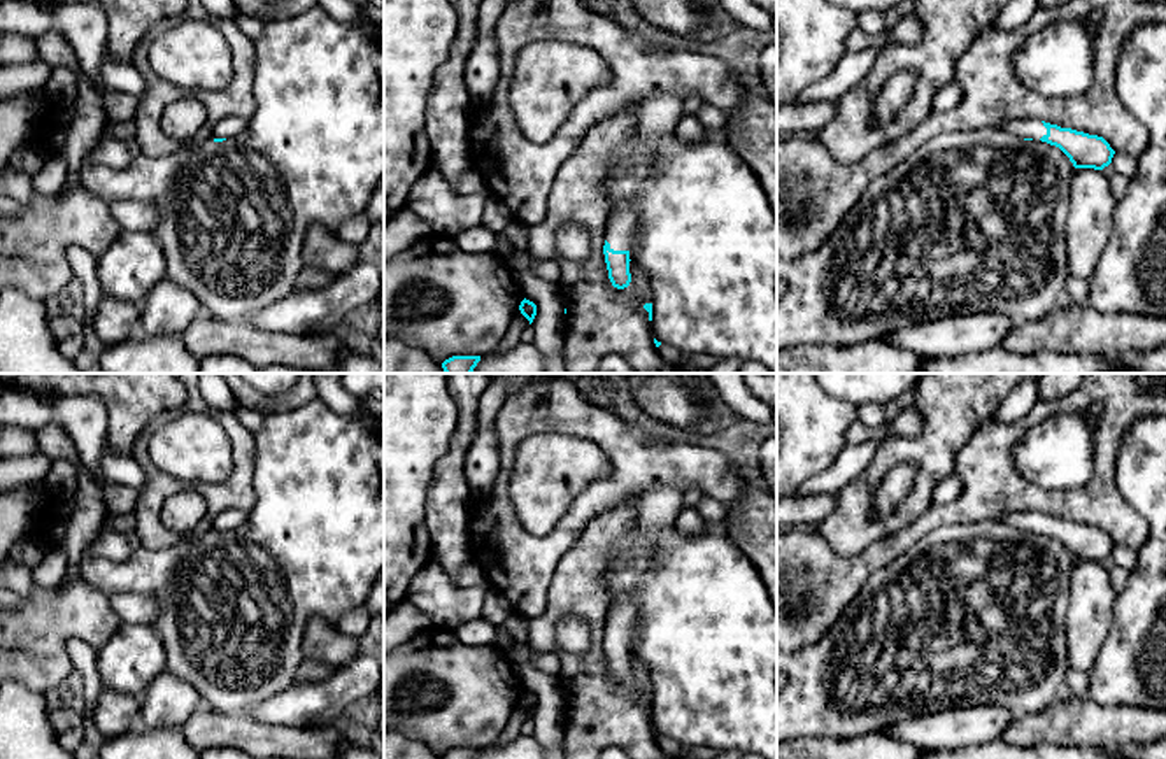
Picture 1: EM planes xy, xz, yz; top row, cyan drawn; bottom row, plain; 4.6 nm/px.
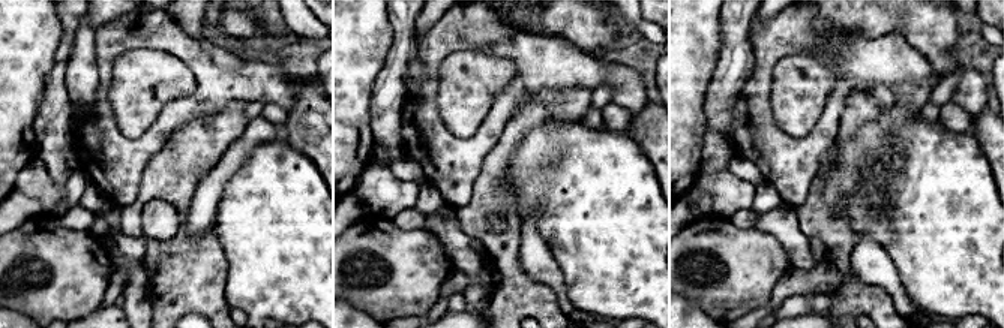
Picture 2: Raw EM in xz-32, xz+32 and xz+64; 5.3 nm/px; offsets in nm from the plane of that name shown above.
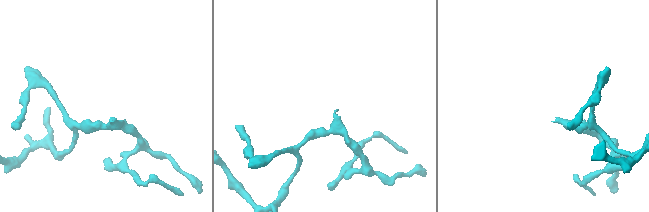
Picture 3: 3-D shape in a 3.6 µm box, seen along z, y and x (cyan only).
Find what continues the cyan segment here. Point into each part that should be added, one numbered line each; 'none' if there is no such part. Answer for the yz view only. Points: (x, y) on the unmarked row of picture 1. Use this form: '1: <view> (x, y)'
1: yz (1028, 521)

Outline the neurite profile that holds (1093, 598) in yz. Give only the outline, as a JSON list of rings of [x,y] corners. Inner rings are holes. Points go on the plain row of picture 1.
[[[1075,561],[1064,619],[1070,668],[1089,673],[1110,633],[1119,592],[1101,563]]]

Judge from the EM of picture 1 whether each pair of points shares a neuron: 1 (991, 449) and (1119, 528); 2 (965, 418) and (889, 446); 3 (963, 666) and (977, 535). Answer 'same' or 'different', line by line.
1: same
2: same
3: same

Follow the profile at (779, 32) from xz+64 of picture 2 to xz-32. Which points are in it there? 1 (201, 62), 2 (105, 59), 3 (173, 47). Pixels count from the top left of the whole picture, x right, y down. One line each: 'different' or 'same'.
1: same
2: same
3: same

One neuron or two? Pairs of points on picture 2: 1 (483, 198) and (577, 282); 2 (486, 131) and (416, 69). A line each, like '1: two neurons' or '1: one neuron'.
1: two neurons
2: two neurons

